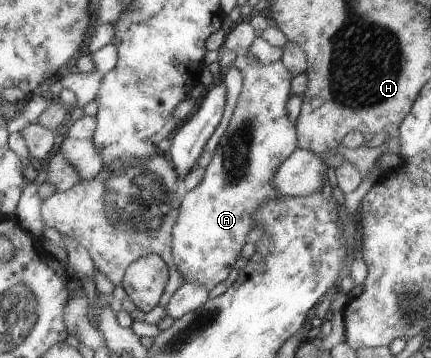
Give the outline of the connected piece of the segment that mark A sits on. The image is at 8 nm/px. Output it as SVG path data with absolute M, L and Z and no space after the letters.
M238 21L226 32L223 47L236 54L235 66L241 71L244 86L230 118L228 128L224 131L212 160L206 167L203 183L191 190L180 205L179 221L174 229L174 246L172 247L175 263L183 274L187 284L197 284L204 288L215 289L219 283L229 279L229 273L235 267L235 259L243 253L249 233L258 226L258 211L265 201L279 199L283 193L275 187L273 177L281 163L298 151L298 132L296 122L289 121L287 101L293 97L292 85L300 80L293 77L283 61L273 61L263 65L259 61L257 49L260 46L255 27L250 21Z

